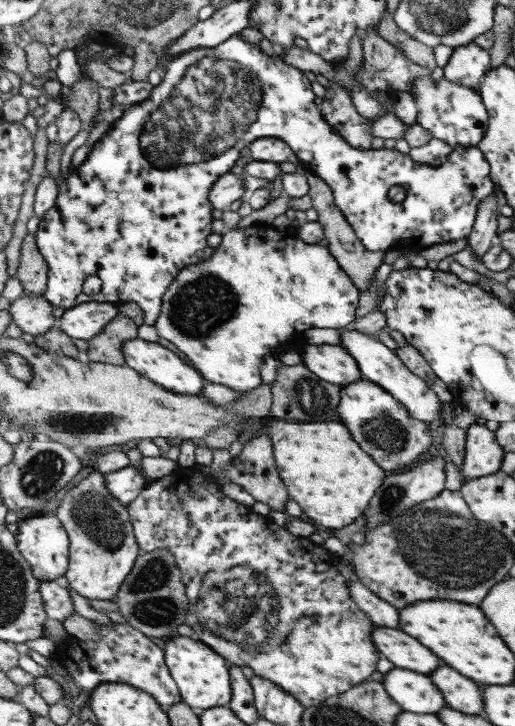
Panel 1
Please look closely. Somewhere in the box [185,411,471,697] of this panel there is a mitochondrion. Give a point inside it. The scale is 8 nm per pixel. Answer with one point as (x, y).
(242, 603)

